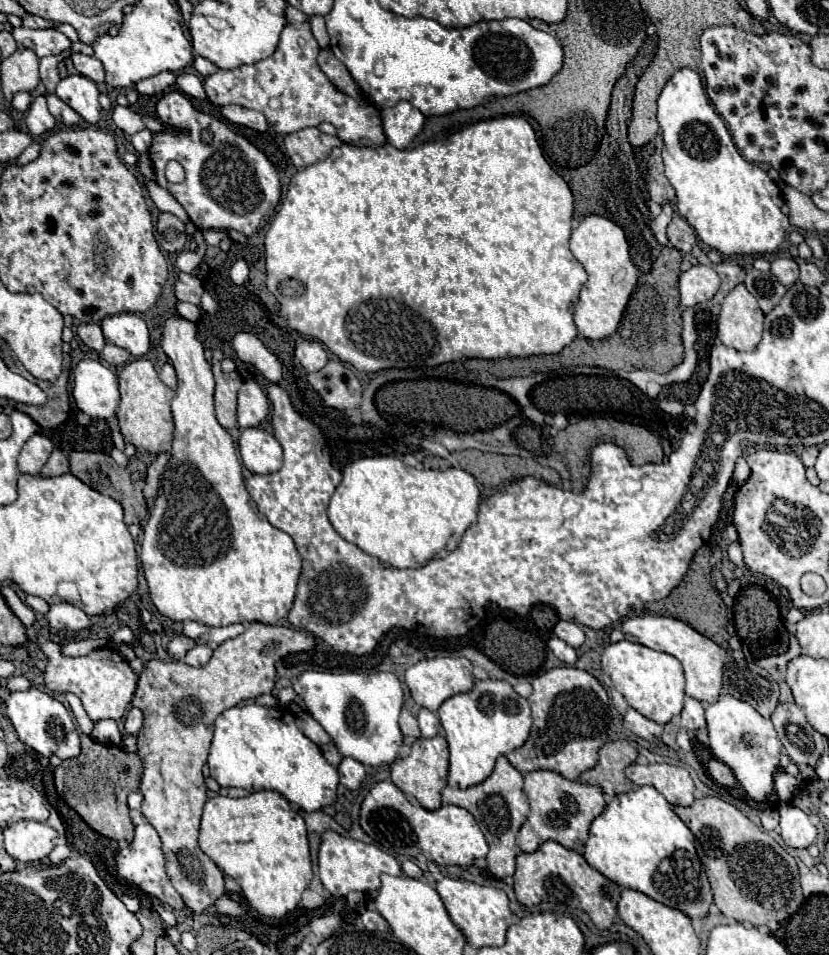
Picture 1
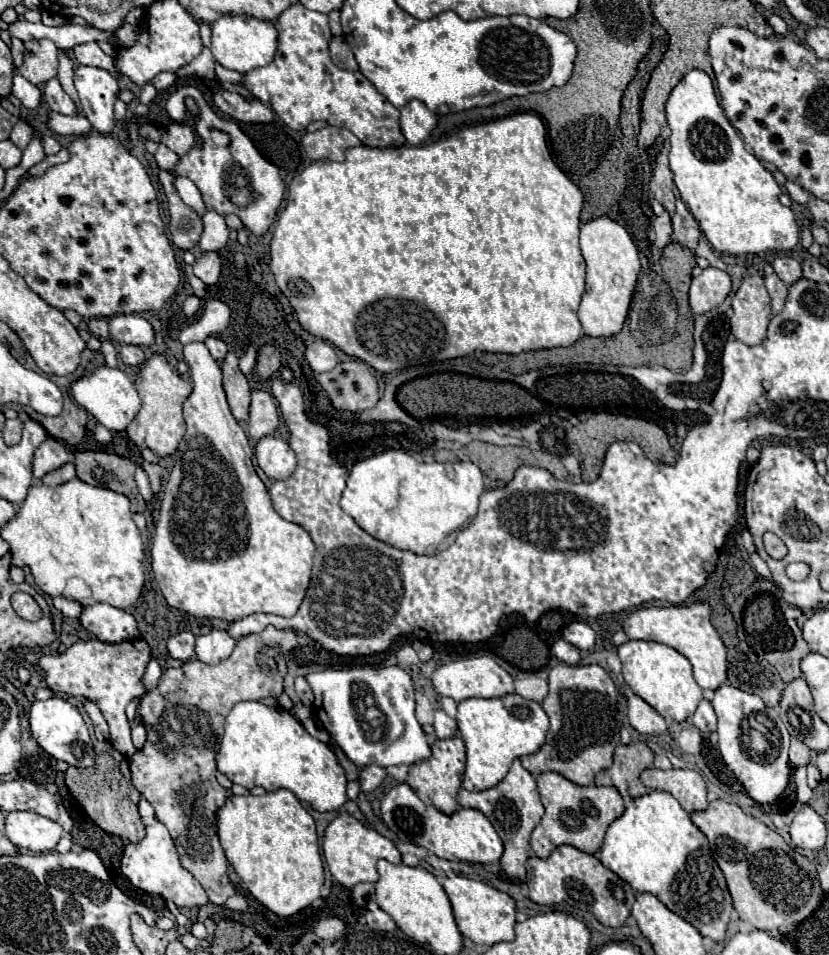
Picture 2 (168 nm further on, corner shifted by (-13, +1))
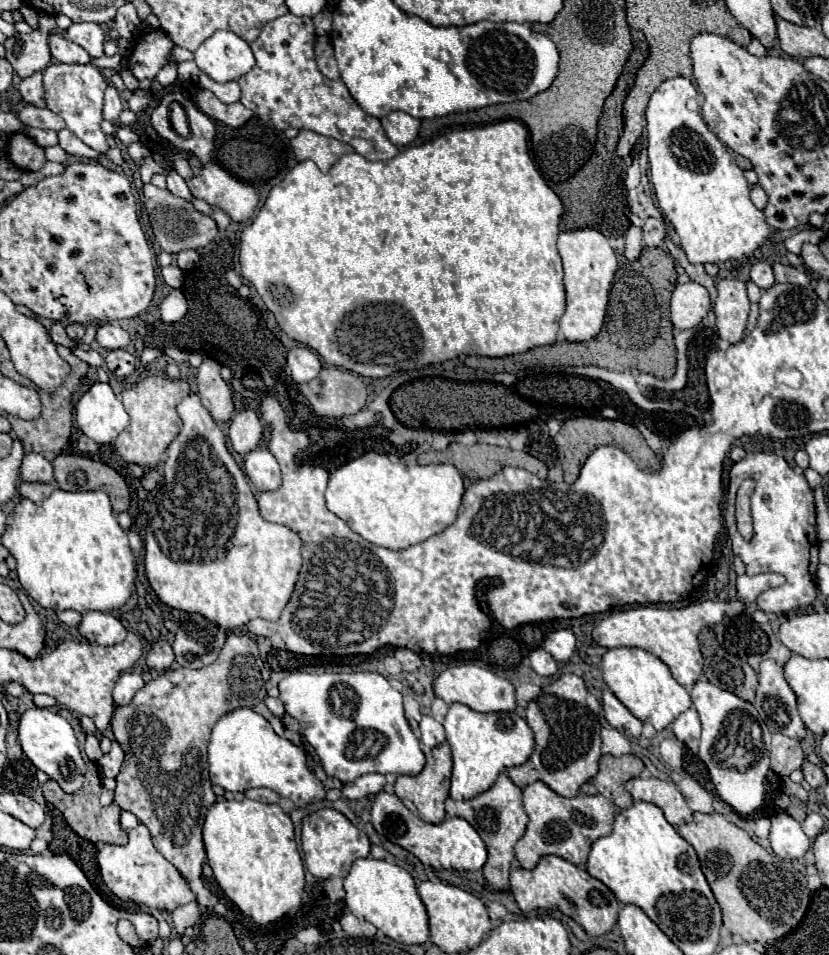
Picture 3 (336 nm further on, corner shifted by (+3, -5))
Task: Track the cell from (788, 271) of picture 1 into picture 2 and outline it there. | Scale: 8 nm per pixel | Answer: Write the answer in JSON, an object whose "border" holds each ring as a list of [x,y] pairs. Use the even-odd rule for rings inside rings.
{"border":[[[776,258],[772,262],[772,268],[778,274],[778,278],[788,286],[794,284],[798,278],[802,278],[802,266],[794,258]]]}

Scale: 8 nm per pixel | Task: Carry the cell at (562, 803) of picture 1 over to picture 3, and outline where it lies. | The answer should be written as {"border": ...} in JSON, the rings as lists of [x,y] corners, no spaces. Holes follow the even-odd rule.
{"border":[[[544,782],[524,786],[522,794],[530,822],[526,826],[526,834],[516,844],[516,858],[520,866],[526,870],[532,870],[538,864],[538,860],[546,854],[556,854],[576,866],[584,866],[592,842],[612,832],[614,804],[600,794],[596,796],[578,794],[574,798],[564,798],[550,790]]]}

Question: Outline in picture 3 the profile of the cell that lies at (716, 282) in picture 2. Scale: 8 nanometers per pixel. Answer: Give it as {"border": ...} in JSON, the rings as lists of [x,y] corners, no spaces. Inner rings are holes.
{"border":[[[676,284],[670,300],[672,324],[680,330],[694,328],[710,310],[710,294],[702,284]]]}

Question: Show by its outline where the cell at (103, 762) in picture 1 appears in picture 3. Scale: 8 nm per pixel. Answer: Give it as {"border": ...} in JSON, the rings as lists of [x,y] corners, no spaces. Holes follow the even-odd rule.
{"border":[[[86,764],[88,770],[86,770],[86,780],[82,784],[82,788],[74,794],[68,794],[64,792],[56,780],[48,780],[44,786],[42,786],[42,792],[44,792],[44,798],[46,802],[54,804],[66,818],[68,826],[82,838],[98,844],[98,842],[104,842],[104,844],[126,844],[128,842],[128,834],[122,830],[120,826],[120,812],[122,808],[112,802],[110,806],[102,806],[100,804],[100,792],[102,792],[102,778],[98,774],[98,768],[96,764]]]}

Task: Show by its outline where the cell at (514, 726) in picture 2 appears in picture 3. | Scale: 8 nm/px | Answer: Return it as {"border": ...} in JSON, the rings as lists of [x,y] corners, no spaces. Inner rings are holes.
{"border":[[[452,704],[444,728],[454,760],[449,790],[449,796],[454,800],[466,800],[486,792],[502,770],[524,764],[534,748],[534,732],[518,712],[482,714],[464,704]]]}

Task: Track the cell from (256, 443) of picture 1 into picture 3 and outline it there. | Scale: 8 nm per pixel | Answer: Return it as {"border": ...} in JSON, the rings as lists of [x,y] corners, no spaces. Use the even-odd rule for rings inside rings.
{"border":[[[256,448],[244,456],[244,472],[256,490],[276,490],[280,486],[278,460],[266,448]]]}

